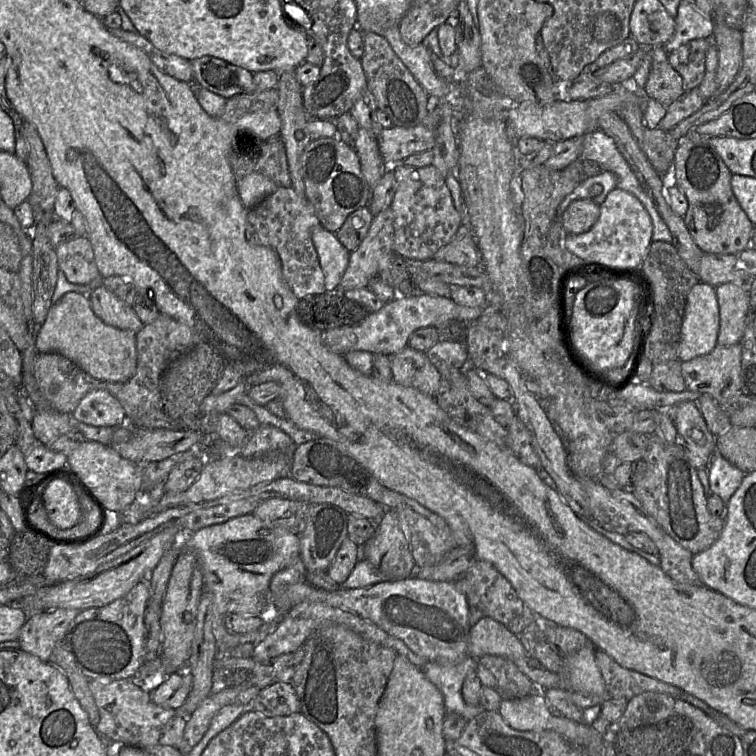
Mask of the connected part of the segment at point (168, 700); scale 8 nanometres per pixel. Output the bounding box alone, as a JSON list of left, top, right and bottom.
[149,671,193,710]

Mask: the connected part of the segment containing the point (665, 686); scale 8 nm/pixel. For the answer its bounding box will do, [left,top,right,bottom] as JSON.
[595,649,687,700]

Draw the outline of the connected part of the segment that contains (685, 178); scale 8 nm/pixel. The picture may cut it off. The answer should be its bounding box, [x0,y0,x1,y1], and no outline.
[663,132,754,255]

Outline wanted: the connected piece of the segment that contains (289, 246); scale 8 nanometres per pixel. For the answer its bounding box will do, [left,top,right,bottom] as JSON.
[247,187,325,299]

